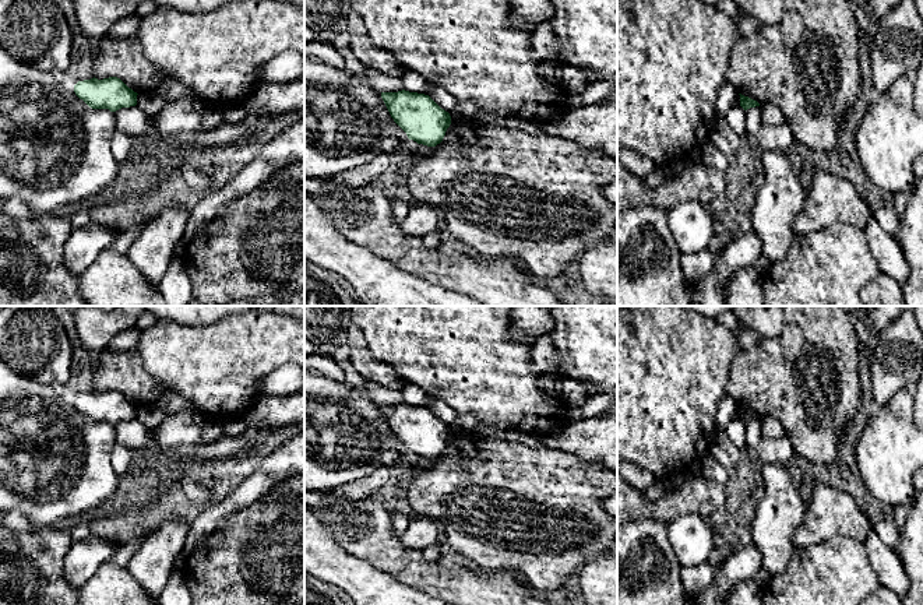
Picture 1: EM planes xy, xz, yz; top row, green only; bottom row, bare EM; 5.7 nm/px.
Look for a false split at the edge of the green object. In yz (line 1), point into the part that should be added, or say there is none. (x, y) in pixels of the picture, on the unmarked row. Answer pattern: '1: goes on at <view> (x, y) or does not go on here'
1: does not go on here

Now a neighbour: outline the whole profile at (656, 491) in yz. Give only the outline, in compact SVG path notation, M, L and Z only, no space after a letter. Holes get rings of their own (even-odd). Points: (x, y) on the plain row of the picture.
M659 481L655 485L651 485L644 490L647 497L652 502L659 500L667 492L667 483L665 481Z

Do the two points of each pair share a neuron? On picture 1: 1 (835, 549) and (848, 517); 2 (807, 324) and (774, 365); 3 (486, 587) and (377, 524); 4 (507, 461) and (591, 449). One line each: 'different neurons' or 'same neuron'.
1: different neurons
2: same neuron
3: same neuron
4: different neurons

